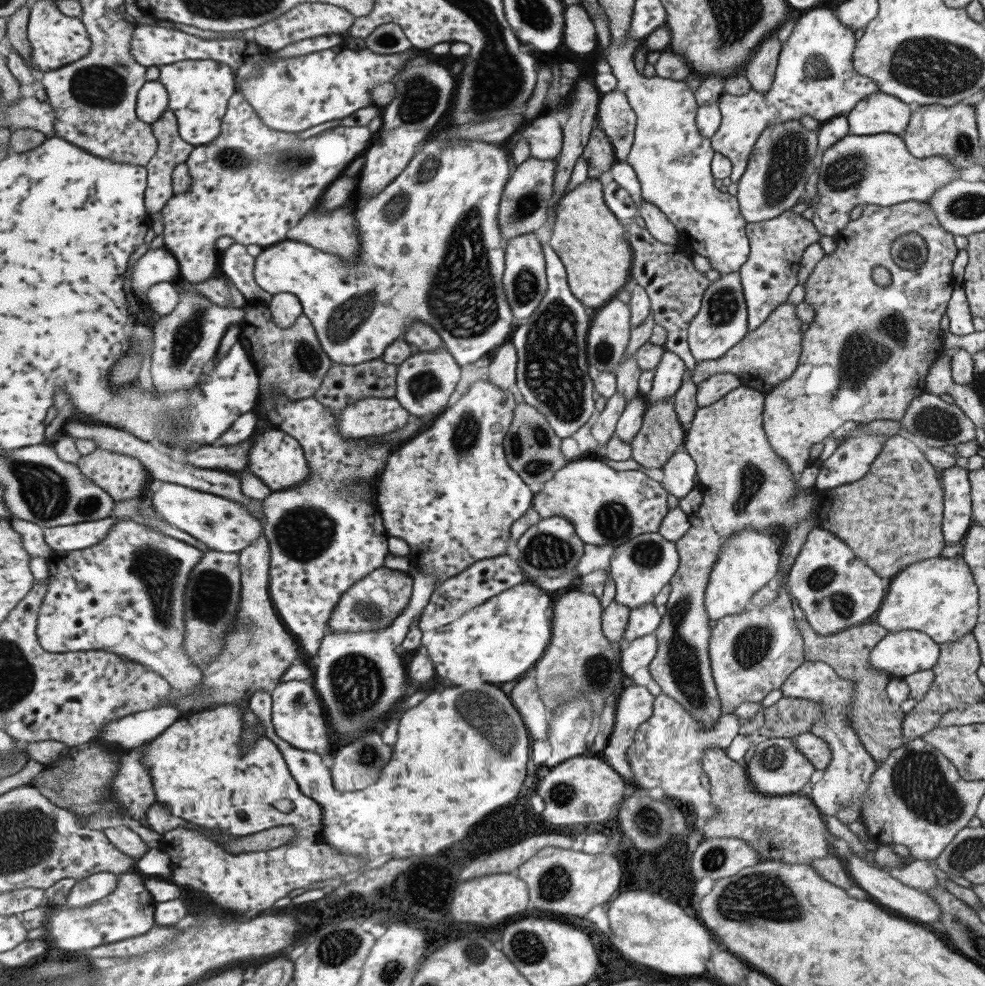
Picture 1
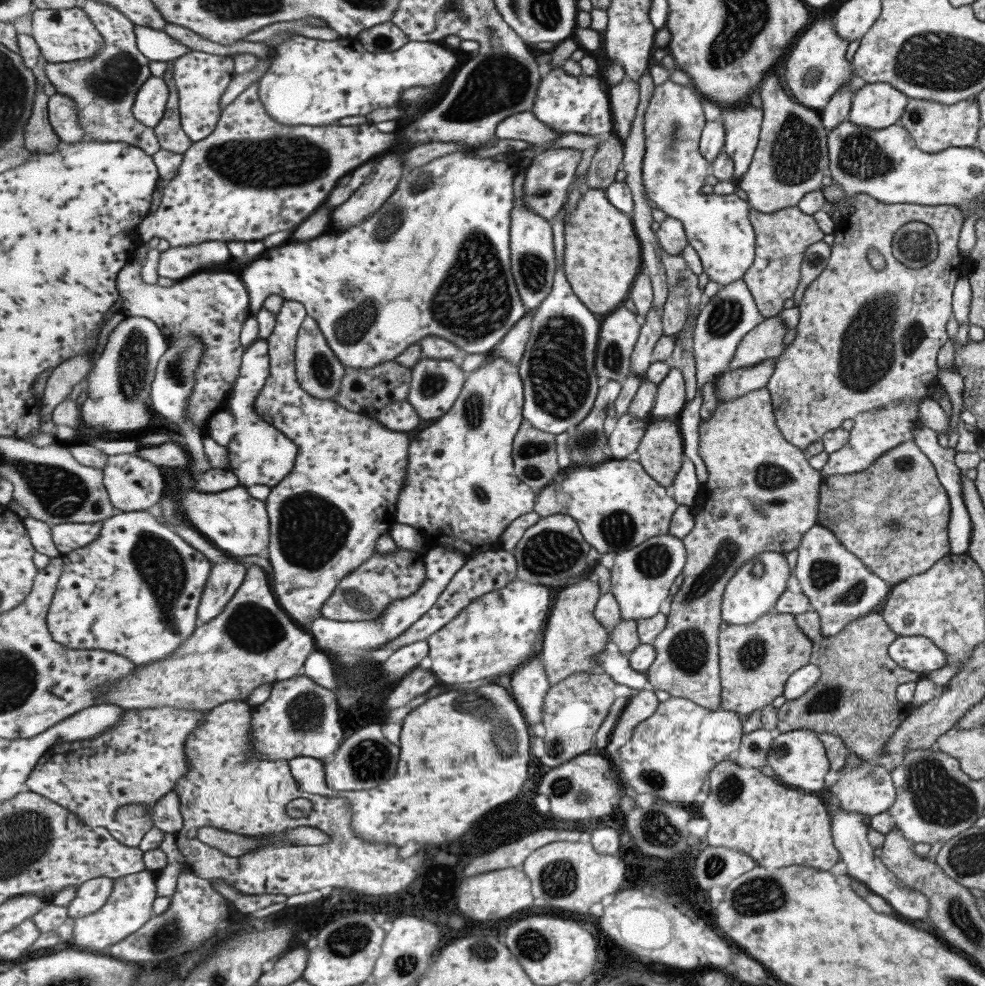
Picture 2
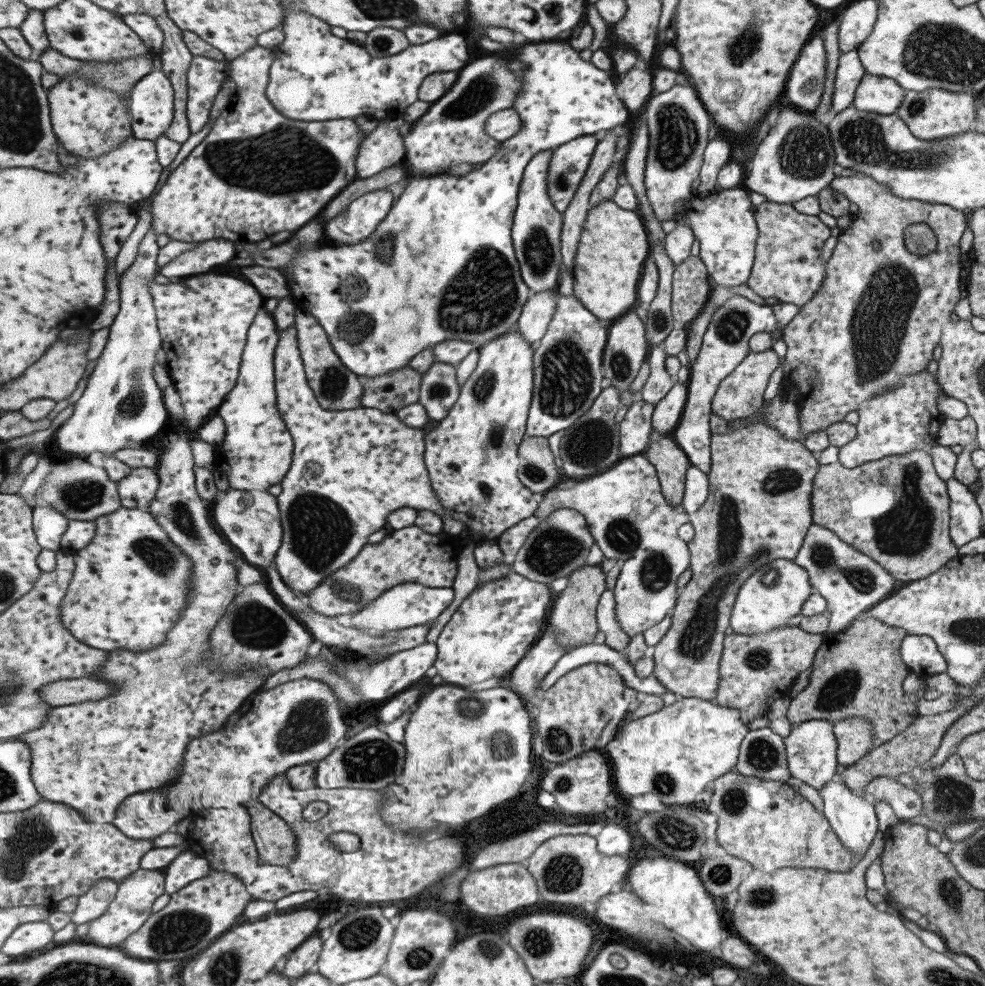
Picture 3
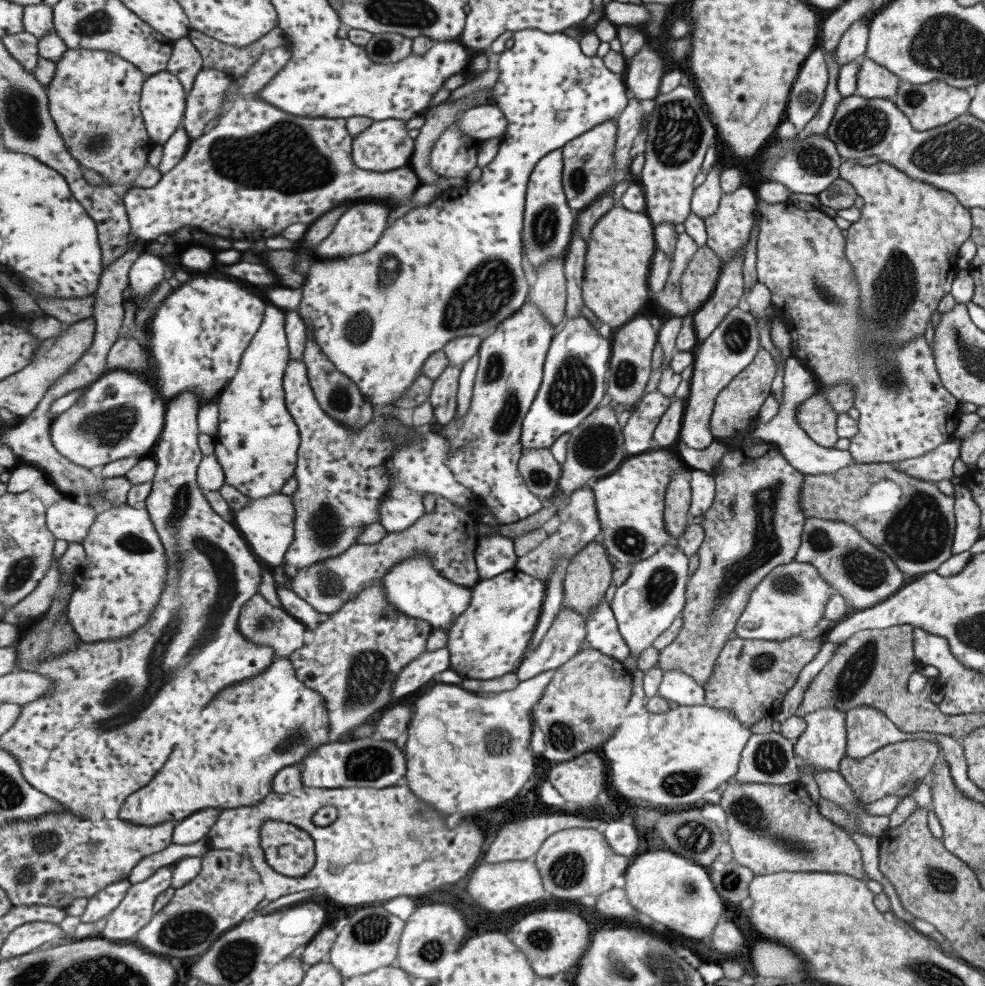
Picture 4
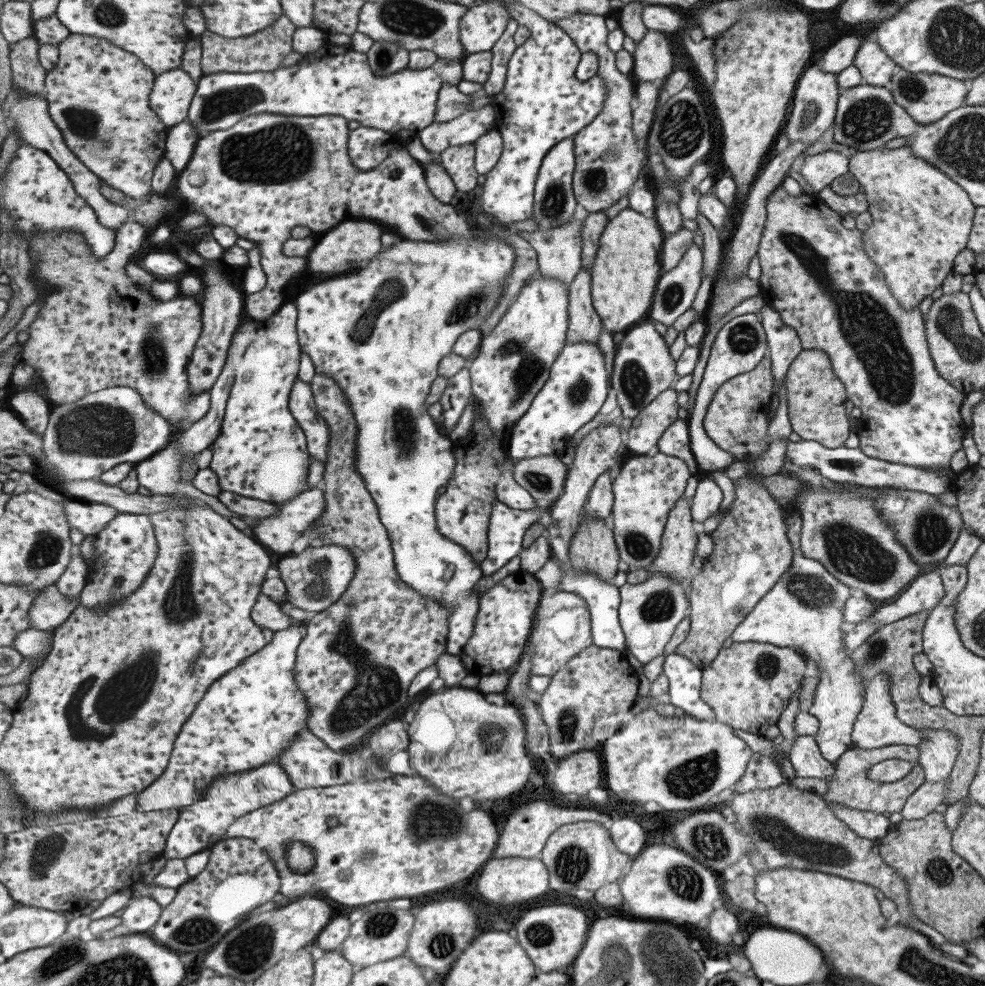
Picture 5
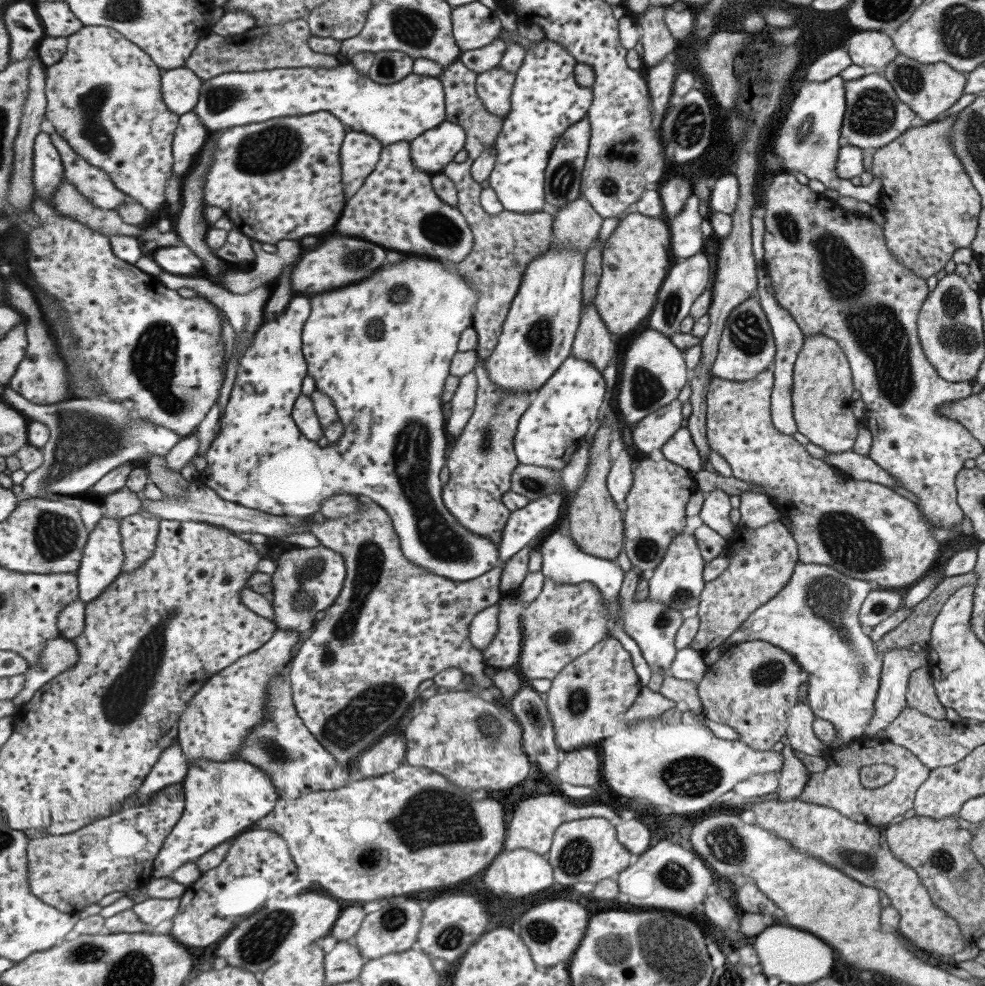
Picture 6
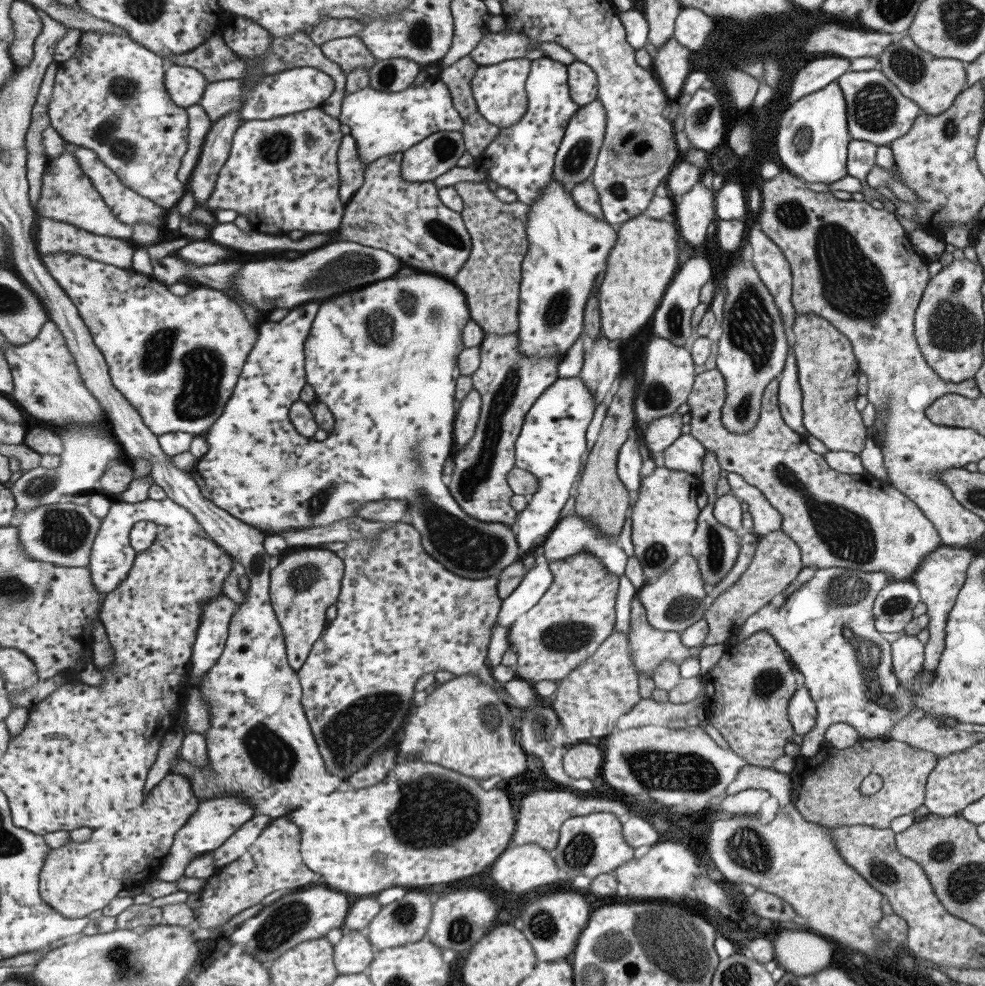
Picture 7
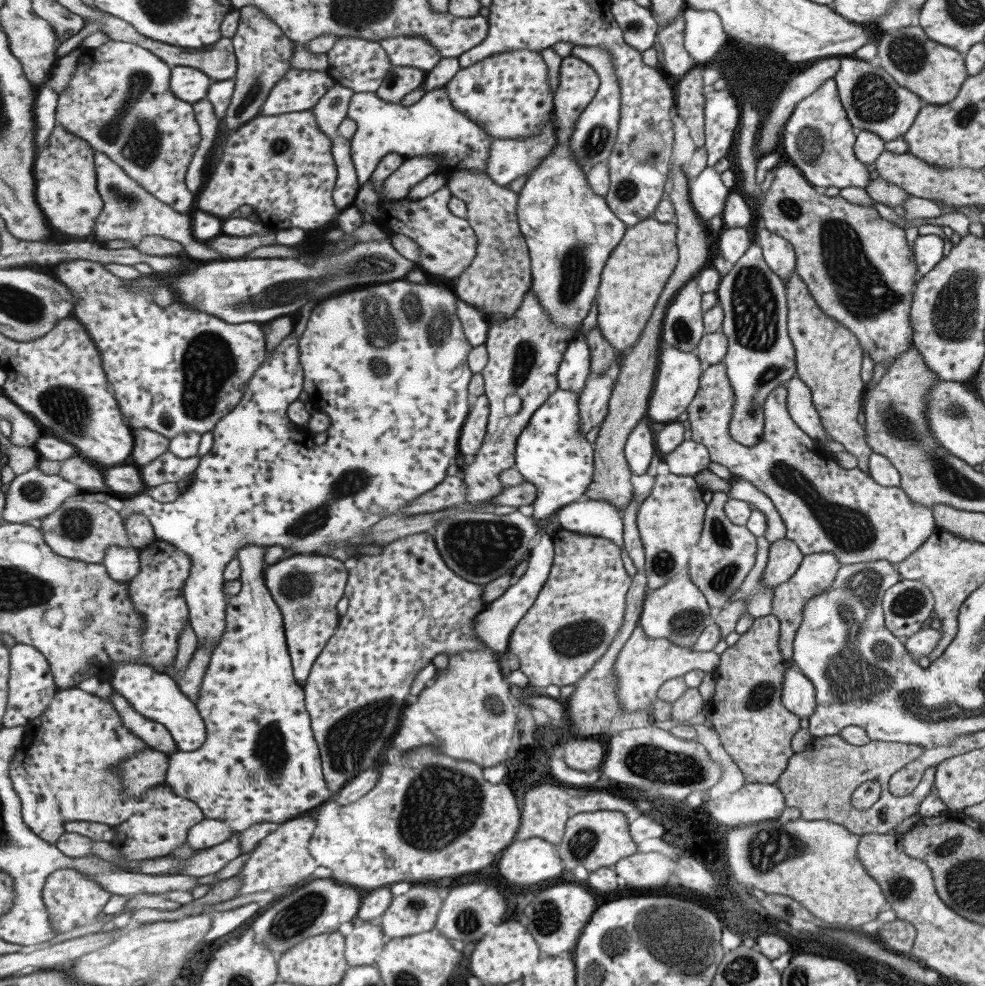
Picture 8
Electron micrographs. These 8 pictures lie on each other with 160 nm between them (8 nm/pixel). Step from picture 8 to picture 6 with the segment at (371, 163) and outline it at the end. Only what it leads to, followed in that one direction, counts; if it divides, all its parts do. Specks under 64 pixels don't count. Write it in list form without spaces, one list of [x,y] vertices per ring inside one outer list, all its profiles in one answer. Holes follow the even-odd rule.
[[[345,61],[337,68],[282,68],[263,70],[259,72],[229,72],[212,80],[205,81],[200,101],[195,112],[208,126],[211,133],[232,129],[236,126],[245,126],[261,123],[279,117],[296,117],[327,111],[337,115],[341,122],[359,132],[366,132],[378,138],[382,145],[387,147],[397,142],[415,140],[433,128],[445,122],[445,88],[439,77],[425,77],[414,72],[407,78],[391,85],[381,85],[369,76],[356,69],[354,63]]]

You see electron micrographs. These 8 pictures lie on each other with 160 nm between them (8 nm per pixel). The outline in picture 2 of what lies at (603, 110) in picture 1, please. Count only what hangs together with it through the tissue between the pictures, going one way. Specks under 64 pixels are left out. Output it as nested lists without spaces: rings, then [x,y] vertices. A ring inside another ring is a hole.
[[[627,77],[621,84],[610,87],[609,90],[615,132],[624,142],[631,132],[632,124],[635,122],[638,113],[641,98],[640,82],[629,80]]]

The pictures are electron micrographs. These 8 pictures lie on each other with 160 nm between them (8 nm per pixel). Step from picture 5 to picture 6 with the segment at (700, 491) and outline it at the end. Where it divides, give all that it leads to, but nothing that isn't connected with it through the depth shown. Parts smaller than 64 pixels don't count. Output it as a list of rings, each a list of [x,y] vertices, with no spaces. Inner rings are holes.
[[[715,490],[704,494],[698,516],[703,524],[717,532],[719,536],[729,540],[738,528],[738,525],[729,521],[729,510],[731,510],[731,506],[728,495],[724,491]]]

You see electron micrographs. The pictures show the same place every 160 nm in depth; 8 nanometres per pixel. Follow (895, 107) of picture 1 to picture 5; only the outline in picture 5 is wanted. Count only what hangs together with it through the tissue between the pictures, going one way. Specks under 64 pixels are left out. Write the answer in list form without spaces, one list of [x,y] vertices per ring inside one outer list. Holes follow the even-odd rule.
[[[867,34],[855,52],[852,65],[857,68],[862,79],[861,84],[886,87],[896,64],[886,56],[882,48]]]

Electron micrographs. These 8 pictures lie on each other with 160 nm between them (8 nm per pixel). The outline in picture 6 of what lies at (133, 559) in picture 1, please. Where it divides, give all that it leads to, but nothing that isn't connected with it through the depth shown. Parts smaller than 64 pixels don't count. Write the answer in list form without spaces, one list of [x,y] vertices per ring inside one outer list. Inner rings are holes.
[[[141,512],[122,519],[121,534],[125,551],[125,567],[122,573],[135,571],[153,558],[158,547],[161,521],[157,516]]]

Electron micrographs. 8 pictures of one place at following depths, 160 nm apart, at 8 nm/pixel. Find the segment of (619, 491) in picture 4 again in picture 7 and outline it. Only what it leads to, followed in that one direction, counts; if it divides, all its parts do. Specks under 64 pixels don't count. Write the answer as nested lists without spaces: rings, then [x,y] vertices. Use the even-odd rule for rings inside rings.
[[[663,466],[655,468],[649,477],[642,480],[637,502],[632,507],[632,542],[634,555],[639,558],[641,566],[646,574],[647,582],[657,581],[660,576],[673,567],[677,559],[685,555],[689,546],[689,538],[695,530],[695,520],[699,514],[699,508],[695,506],[695,498],[701,491],[700,477],[686,472],[669,469]]]

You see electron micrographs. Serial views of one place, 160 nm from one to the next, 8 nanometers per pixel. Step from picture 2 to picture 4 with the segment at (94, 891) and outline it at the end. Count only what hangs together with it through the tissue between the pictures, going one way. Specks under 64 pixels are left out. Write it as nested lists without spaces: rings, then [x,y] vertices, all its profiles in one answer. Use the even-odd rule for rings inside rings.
[[[124,879],[98,892],[89,900],[89,905],[81,916],[82,922],[94,923],[101,918],[109,917],[124,902],[124,898],[128,896],[128,890],[132,885],[129,879]]]

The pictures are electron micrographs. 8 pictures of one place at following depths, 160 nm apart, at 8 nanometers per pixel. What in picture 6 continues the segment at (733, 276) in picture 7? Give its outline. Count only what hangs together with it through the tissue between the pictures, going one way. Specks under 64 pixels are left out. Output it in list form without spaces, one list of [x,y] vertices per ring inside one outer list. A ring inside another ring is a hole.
[[[754,295],[735,306],[726,318],[710,374],[733,382],[751,381],[756,374],[763,372],[772,364],[774,354],[775,345],[769,323]]]

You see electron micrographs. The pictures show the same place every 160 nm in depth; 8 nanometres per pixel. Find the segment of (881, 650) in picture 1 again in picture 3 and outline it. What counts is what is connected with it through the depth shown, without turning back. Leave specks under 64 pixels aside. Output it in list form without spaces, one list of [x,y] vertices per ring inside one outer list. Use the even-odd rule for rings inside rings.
[[[906,634],[900,644],[900,655],[911,673],[946,672],[946,662],[929,637]]]

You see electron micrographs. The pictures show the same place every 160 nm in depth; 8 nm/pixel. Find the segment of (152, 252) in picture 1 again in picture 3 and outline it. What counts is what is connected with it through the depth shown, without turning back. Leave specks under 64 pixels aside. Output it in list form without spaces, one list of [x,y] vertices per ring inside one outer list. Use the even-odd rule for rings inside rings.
[[[227,239],[203,241],[197,247],[181,253],[160,269],[165,277],[180,279],[208,273],[213,266],[227,265],[238,254],[236,243]]]

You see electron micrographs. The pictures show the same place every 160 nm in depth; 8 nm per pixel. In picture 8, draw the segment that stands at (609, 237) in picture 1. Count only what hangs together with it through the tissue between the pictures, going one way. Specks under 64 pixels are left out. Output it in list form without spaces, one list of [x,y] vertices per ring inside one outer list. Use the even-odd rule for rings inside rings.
[[[655,218],[628,227],[624,240],[613,252],[607,270],[602,274],[596,296],[597,325],[617,352],[635,346],[644,334],[649,318],[661,298],[667,280],[672,277],[678,248],[675,248],[675,224],[659,222]]]

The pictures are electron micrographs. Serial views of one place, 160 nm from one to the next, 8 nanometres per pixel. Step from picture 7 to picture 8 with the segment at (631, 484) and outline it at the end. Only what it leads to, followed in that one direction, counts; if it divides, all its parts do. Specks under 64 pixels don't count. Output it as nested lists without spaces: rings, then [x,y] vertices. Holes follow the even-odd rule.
[[[646,416],[636,430],[633,430],[626,445],[625,456],[627,456],[627,462],[632,467],[632,473],[635,476],[645,474],[649,470],[649,464],[651,464],[655,452],[659,452],[656,448],[653,430],[649,428],[650,423],[650,419]]]

